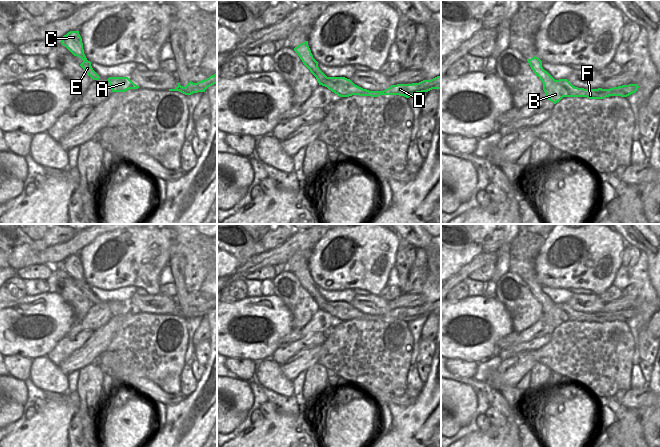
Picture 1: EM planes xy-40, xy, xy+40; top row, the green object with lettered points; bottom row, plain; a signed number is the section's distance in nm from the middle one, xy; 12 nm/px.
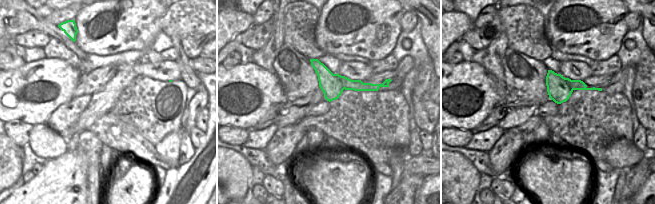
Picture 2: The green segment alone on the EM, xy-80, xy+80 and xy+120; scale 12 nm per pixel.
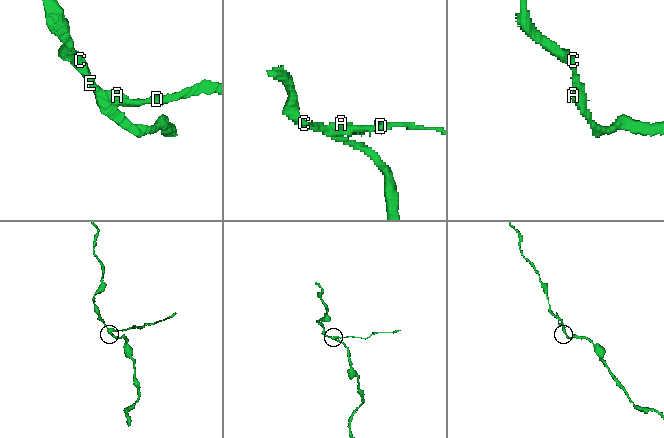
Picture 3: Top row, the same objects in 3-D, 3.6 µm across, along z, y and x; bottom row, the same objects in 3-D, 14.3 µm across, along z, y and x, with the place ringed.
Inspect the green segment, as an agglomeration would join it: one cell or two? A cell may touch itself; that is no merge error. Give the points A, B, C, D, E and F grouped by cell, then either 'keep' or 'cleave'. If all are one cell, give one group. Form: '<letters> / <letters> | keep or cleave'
A D F / B C E | cleave

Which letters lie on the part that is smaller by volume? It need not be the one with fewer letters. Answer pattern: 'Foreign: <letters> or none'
Foreign: A, D, F

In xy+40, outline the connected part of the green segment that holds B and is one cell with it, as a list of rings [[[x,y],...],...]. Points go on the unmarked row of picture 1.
[[[536,280],[527,283],[527,285],[535,299],[542,305],[543,314],[546,317],[547,323],[554,328],[559,326],[563,322],[562,312],[556,307],[556,304],[543,293],[542,285]]]

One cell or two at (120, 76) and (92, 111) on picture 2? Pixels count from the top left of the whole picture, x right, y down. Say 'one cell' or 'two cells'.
one cell

